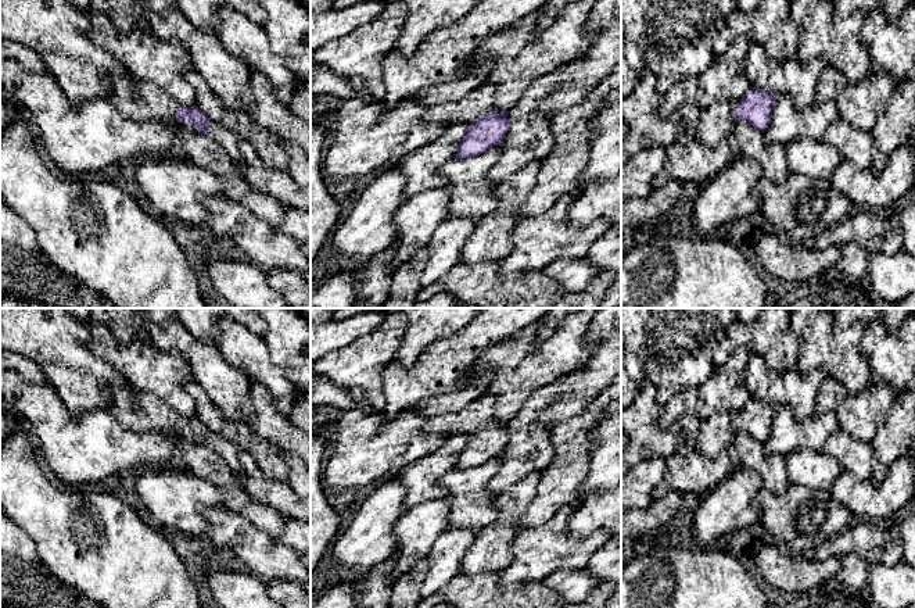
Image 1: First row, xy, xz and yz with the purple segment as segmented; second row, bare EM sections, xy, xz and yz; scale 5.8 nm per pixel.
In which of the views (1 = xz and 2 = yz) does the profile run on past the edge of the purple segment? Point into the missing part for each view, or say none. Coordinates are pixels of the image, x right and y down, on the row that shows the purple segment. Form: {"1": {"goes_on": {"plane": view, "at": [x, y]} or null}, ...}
{"1": {"goes_on": {"plane": "xz", "at": [480, 102]}}, "2": {"goes_on": {"plane": "yz", "at": [717, 122]}}}

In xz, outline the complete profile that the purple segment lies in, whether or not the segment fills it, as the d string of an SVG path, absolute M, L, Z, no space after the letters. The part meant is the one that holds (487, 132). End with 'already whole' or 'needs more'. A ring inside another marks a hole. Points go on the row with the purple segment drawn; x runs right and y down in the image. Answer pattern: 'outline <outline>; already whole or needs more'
outline M484 83L459 101L427 108L424 121L451 125L467 122L469 133L453 157L464 160L500 144L510 126L507 115L509 111L494 108L494 89Z; needs more

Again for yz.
outline M750 87L739 103L715 103L703 110L695 137L708 147L715 147L733 133L739 121L747 121L753 128L764 132L776 99L778 96L765 87Z; needs more

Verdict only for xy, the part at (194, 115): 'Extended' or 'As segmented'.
Extended

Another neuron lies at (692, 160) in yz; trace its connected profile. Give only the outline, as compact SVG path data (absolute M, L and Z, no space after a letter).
M733 135L715 147L708 147L693 137L670 144L665 151L667 160L652 182L654 189L663 187L671 179L710 182L728 165L729 157L736 151L736 143Z

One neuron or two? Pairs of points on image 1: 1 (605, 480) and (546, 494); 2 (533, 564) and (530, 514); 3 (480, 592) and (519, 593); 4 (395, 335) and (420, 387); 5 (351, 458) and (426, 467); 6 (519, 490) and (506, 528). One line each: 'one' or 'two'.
1: two
2: two
3: one
4: two
5: two
6: one

